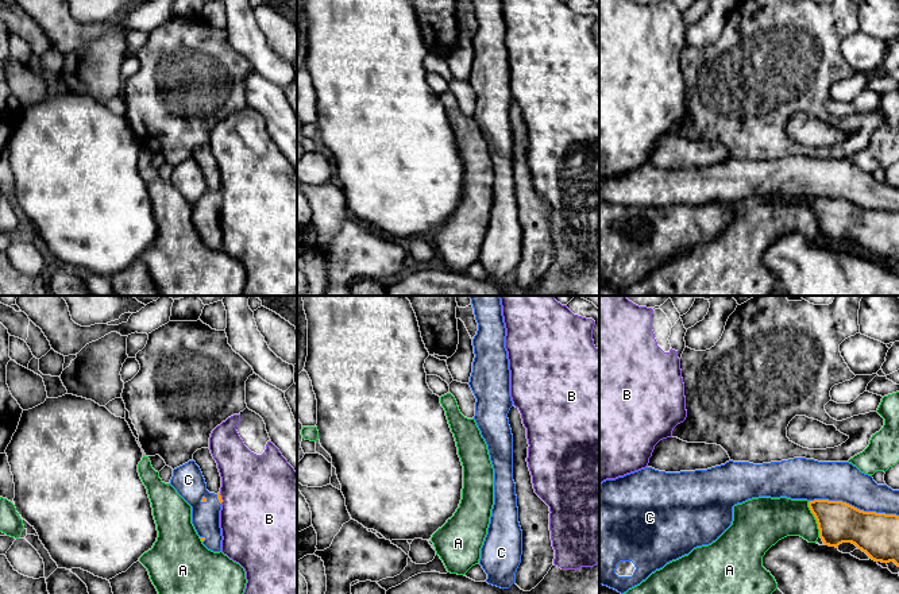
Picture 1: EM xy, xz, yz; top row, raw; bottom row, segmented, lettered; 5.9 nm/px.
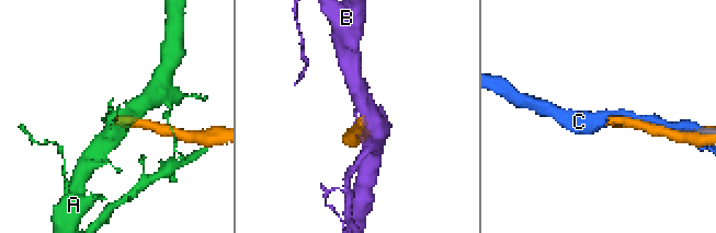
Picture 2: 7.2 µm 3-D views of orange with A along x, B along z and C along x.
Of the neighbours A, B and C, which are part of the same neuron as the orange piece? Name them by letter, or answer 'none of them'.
C

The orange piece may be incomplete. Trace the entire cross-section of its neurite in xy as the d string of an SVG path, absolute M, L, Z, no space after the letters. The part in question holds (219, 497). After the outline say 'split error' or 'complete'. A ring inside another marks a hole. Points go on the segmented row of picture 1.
M194 460L173 470L170 485L192 506L192 524L202 544L213 551L221 551L220 493L209 493L200 467Z; split error

